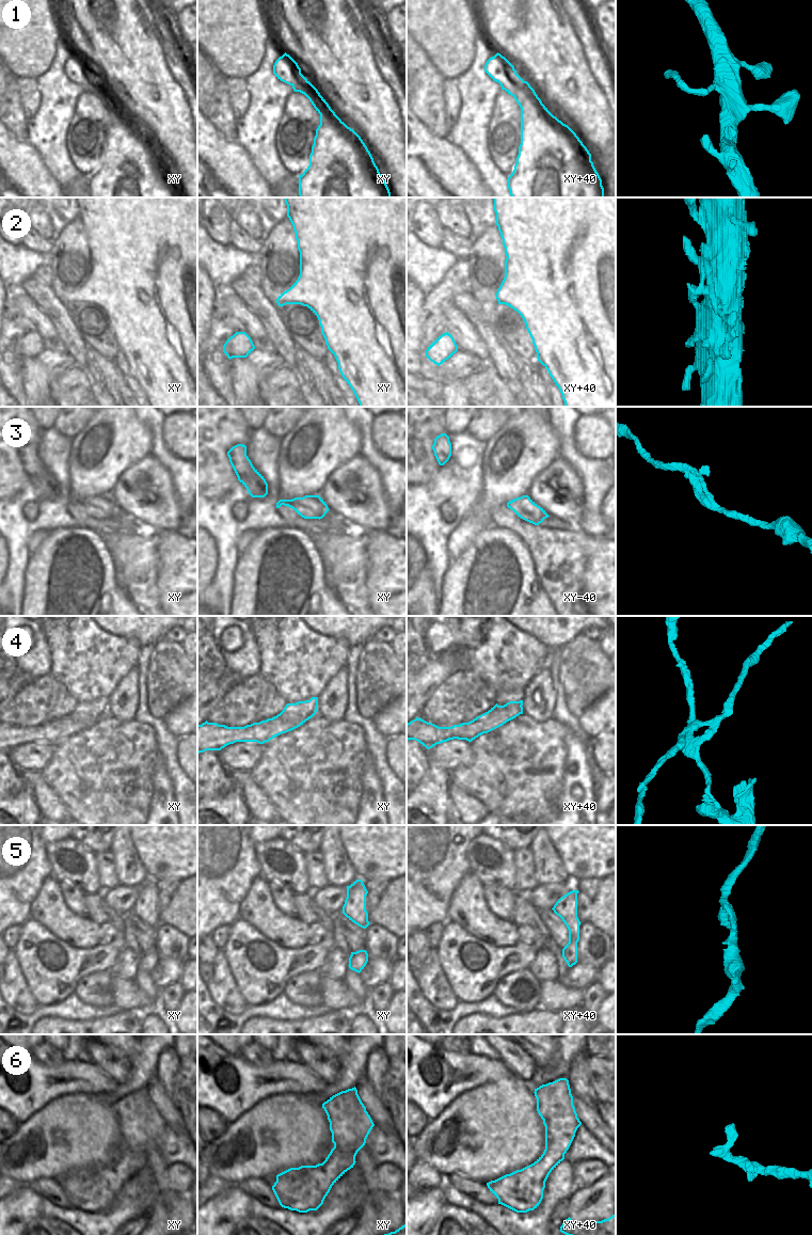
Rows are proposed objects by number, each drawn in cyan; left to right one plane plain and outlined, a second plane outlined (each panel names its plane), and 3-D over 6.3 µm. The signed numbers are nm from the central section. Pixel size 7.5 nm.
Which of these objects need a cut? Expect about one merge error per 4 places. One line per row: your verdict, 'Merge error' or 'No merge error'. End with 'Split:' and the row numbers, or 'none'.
1: Merge error
2: No merge error
3: No merge error
4: Merge error
5: No merge error
6: No merge error
Split: 1, 4.

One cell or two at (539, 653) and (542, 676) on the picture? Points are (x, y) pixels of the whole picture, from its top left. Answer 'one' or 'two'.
two

